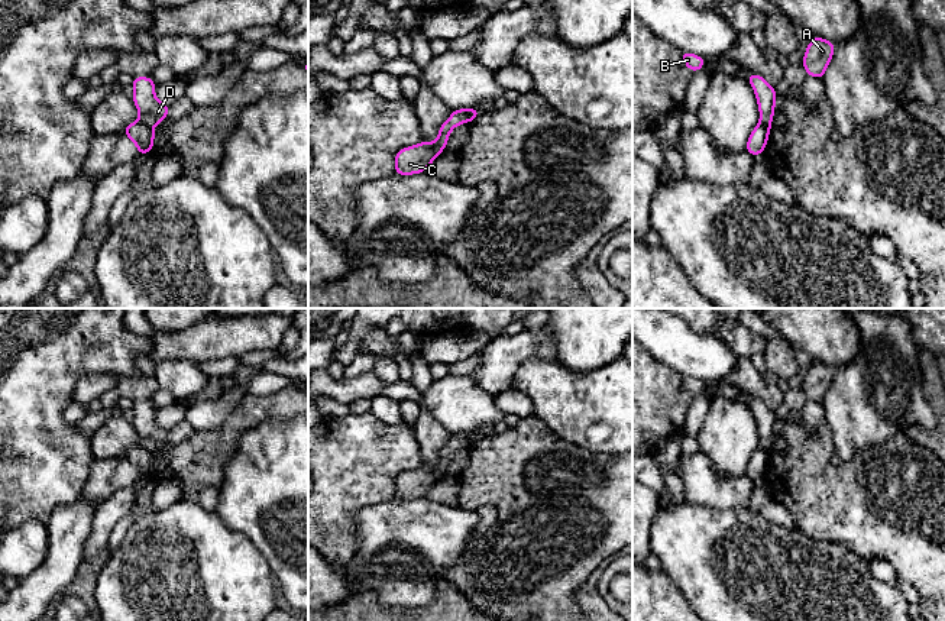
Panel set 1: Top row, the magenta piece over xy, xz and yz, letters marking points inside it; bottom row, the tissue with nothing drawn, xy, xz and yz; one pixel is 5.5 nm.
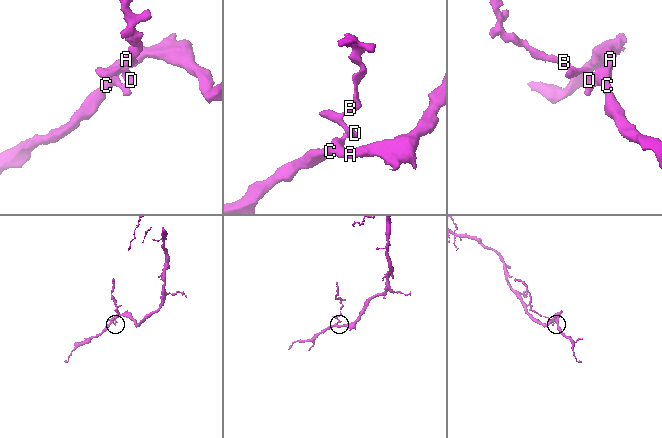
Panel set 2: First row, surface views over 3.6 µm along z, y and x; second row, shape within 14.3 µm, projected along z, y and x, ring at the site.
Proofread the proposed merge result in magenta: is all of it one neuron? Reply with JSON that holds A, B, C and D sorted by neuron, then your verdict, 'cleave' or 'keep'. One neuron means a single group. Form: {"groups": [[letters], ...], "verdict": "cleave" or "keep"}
{"groups": [["A", "C"], ["B", "D"]], "verdict": "cleave"}

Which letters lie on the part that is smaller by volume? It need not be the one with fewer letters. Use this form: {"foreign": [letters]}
{"foreign": ["B", "D"]}

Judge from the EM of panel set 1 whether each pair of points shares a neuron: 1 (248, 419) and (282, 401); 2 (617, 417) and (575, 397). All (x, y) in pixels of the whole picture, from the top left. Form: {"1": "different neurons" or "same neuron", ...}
{"1": "same neuron", "2": "same neuron"}

